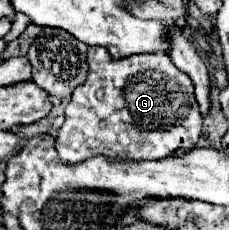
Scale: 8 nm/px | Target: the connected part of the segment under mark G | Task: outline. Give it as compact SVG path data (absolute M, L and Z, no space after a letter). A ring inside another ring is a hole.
M89 47L87 63L87 81L73 91L71 103L65 109L65 123L55 139L55 149L63 163L79 163L95 155L131 161L165 159L177 151L189 151L197 145L203 117L195 101L193 81L173 65L167 53L145 53L113 59L105 47Z

